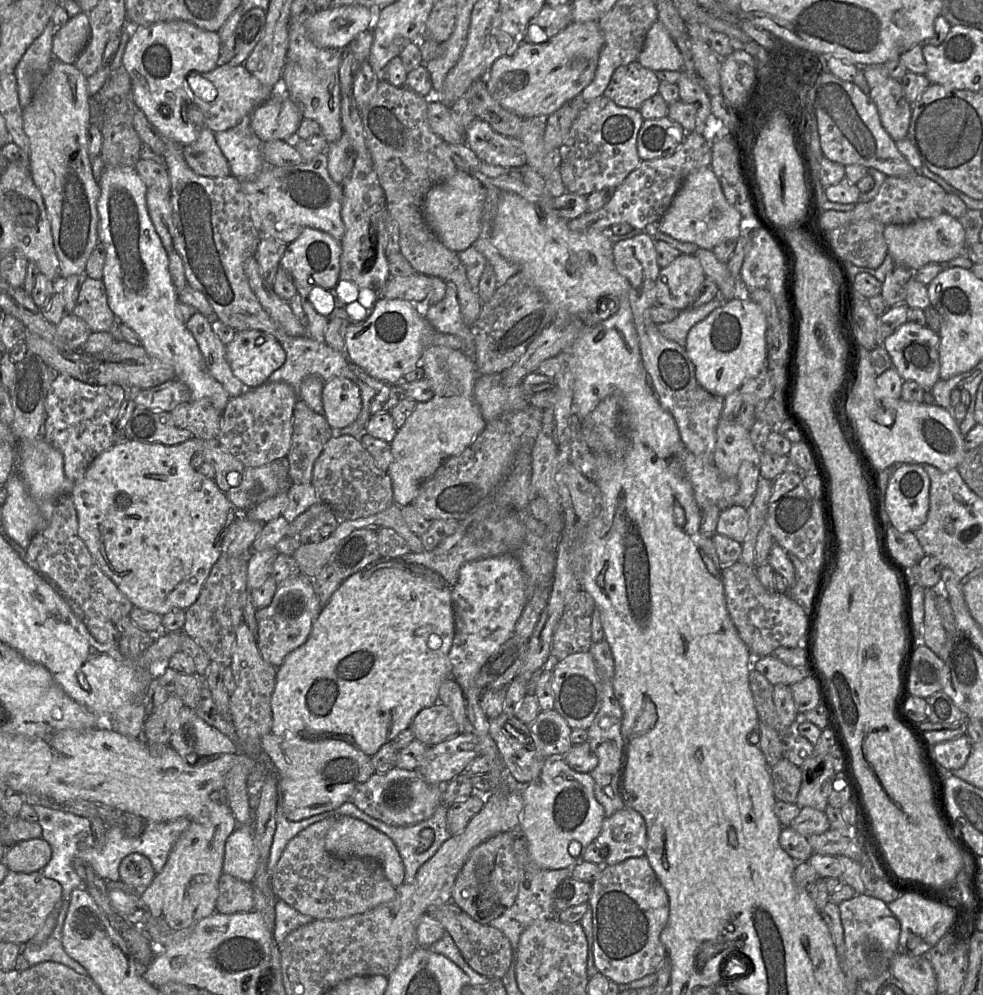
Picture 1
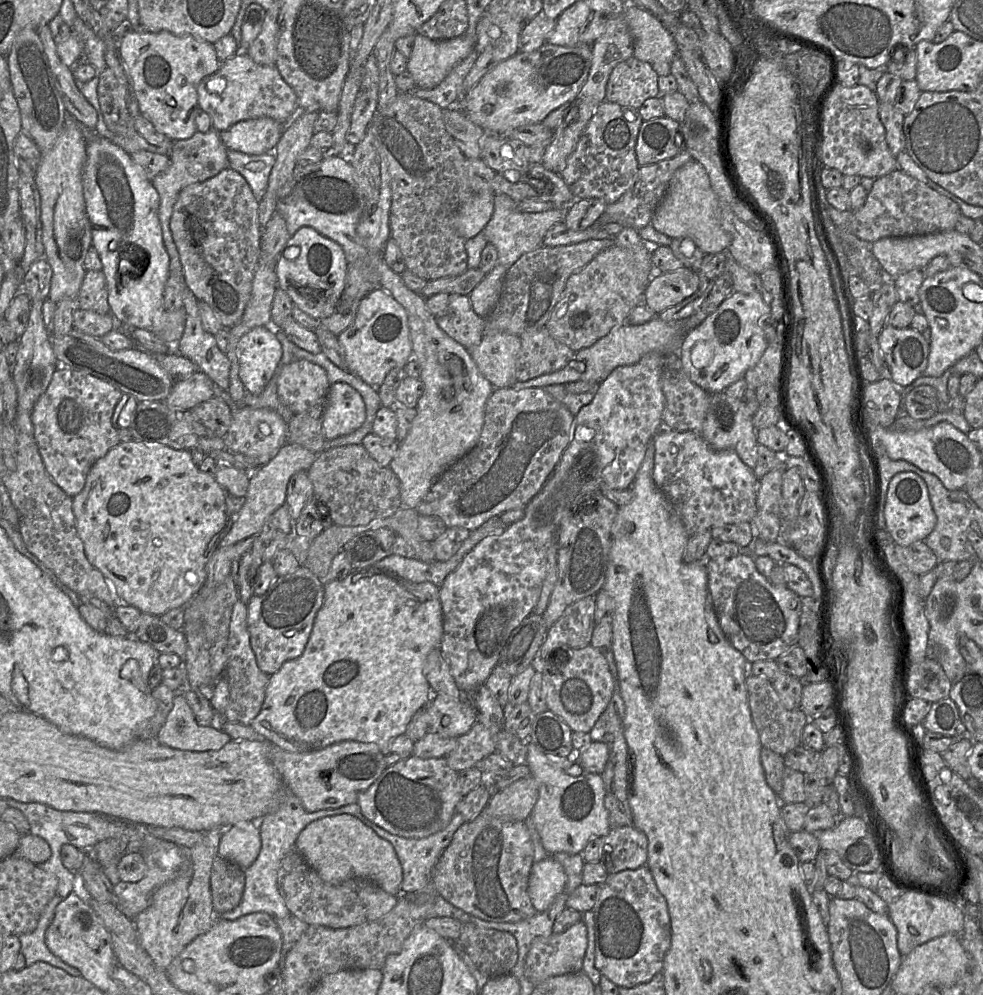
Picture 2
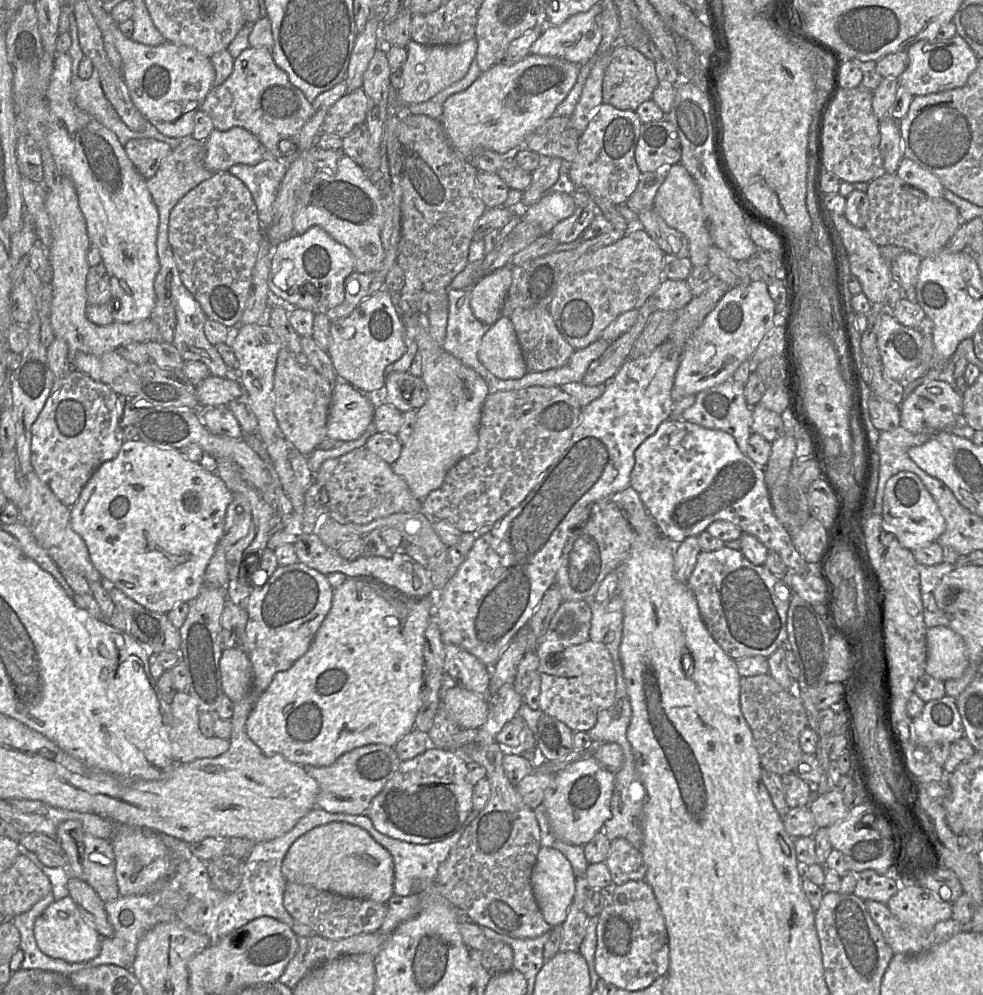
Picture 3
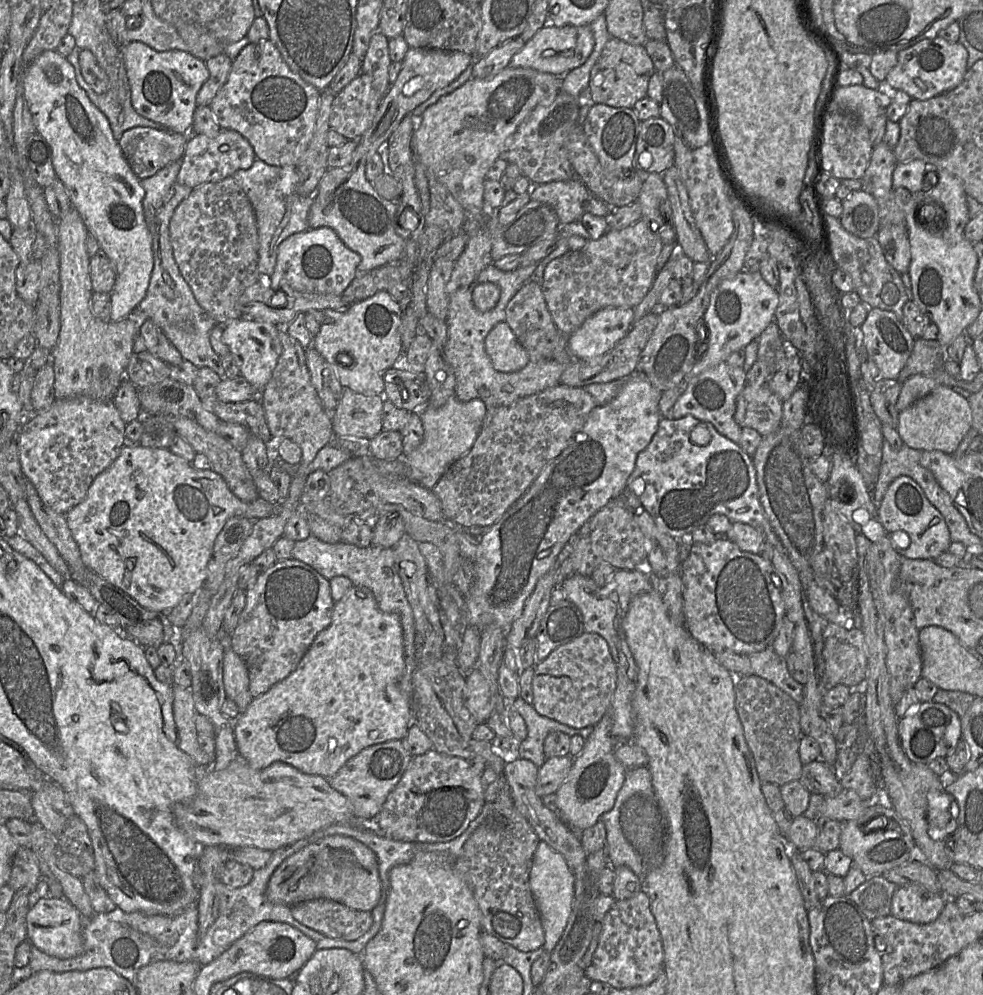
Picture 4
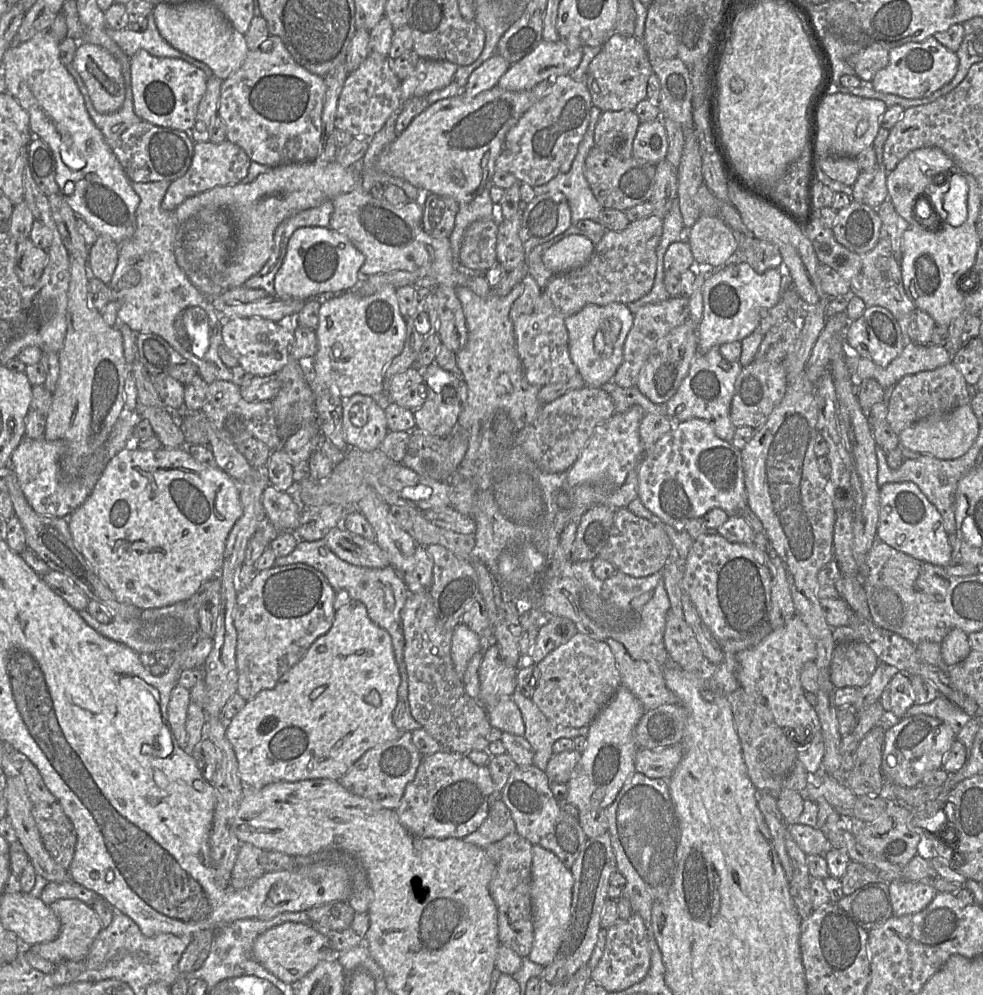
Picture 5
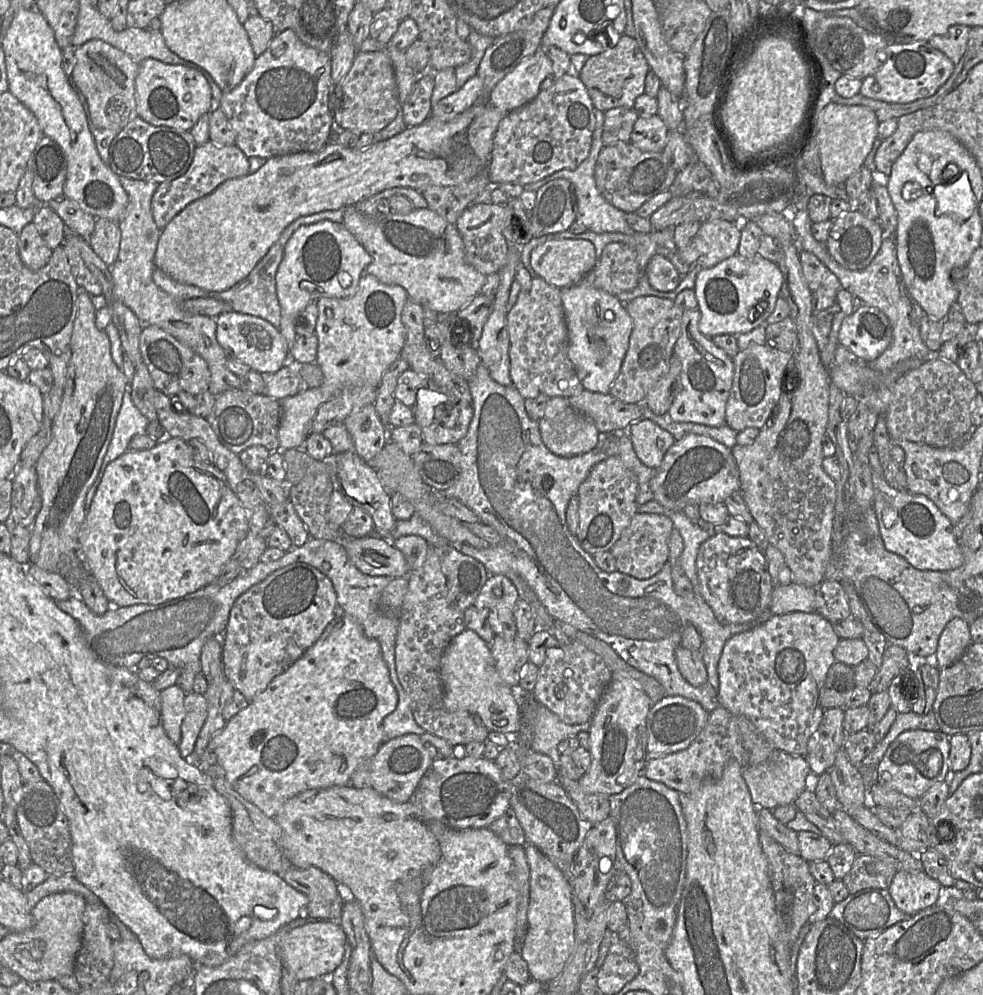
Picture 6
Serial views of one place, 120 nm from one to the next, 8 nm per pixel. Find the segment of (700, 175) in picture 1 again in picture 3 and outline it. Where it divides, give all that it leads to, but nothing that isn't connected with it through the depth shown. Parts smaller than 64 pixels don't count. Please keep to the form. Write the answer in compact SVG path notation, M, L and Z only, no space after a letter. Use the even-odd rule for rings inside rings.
M680 162L672 165L661 184L654 208L668 226L684 234L689 241L689 260L693 267L705 266L708 263L708 252L713 240L708 229L708 221L701 204L698 185Z

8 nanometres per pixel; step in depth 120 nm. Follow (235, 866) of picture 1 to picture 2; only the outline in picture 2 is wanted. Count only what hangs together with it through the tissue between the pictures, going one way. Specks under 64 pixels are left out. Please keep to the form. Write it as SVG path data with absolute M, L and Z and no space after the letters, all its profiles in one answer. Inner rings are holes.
M259 820L240 821L223 830L218 856L244 870L255 862L260 849Z

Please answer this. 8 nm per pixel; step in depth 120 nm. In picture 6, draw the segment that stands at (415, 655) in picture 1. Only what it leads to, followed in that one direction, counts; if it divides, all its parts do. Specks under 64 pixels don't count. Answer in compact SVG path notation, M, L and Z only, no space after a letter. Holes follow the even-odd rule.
M345 613L341 617L334 617L319 639L295 663L273 678L267 688L257 694L246 708L226 721L222 730L209 742L208 748L216 754L233 788L243 798L259 807L268 817L275 818L283 805L299 793L310 789L349 785L357 767L375 755L383 744L383 719L396 708L397 703L398 694L390 679L389 669L383 659L379 642L366 636L361 625L351 615Z

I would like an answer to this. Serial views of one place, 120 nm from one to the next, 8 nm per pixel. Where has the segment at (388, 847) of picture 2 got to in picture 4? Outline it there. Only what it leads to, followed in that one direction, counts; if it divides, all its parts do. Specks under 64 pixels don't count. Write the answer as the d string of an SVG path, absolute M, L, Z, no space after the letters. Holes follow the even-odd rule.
M329 835L286 858L269 879L266 896L273 903L293 906L328 899L351 909L371 912L381 897L376 855L360 841L342 835Z

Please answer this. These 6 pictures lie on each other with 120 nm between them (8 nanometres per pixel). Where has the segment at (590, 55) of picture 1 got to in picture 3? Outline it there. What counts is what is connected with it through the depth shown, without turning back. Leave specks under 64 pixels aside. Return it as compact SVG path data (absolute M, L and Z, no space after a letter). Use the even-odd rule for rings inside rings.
M529 54L524 59L520 60L517 63L498 64L491 67L489 70L482 72L478 77L478 79L466 90L463 90L461 92L458 92L449 96L444 102L443 114L440 120L451 146L463 158L469 161L473 156L473 154L476 152L476 150L483 149L483 148L493 150L501 155L514 154L520 147L523 146L528 136L530 136L537 128L539 128L548 119L550 119L553 116L556 107L567 97L567 95L575 85L578 74L579 74L579 70L580 70L579 64L567 61L563 58Z

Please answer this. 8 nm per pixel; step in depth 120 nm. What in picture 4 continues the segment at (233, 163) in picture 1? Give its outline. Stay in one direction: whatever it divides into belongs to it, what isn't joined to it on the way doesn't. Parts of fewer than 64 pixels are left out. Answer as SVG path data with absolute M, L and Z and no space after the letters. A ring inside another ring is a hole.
M257 158L249 169L237 170L232 177L249 198L255 212L259 240L259 281L266 281L274 272L280 243L294 233L310 229L308 215L314 195L304 196L296 192L296 167L273 166Z

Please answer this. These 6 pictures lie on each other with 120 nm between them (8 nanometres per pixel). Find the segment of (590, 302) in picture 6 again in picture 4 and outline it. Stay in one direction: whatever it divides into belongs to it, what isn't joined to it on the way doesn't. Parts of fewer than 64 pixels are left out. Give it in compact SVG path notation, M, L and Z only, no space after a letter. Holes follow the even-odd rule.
M633 308L601 309L568 336L568 351L574 361L601 357L626 336L633 323Z

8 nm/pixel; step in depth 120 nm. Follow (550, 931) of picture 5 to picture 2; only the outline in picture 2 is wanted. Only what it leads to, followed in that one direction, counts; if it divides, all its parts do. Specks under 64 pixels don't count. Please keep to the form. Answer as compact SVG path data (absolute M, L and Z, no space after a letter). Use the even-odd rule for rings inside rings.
M552 858L532 865L528 894L536 911L545 911L552 905L555 898L564 890L566 880L563 866Z

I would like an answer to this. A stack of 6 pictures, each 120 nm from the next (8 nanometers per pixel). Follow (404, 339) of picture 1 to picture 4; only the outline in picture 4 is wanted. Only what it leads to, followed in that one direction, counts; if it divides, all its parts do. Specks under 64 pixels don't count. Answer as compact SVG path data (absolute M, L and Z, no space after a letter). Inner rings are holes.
M378 291L373 296L355 302L345 309L319 310L324 314L324 319L319 332L312 336L311 347L313 347L329 364L337 376L343 388L364 395L383 395L385 372L398 364L403 355L403 346L399 334L402 311L392 296L387 291ZM506 322L498 323L485 338L485 350L495 370L517 372L529 362L528 355Z

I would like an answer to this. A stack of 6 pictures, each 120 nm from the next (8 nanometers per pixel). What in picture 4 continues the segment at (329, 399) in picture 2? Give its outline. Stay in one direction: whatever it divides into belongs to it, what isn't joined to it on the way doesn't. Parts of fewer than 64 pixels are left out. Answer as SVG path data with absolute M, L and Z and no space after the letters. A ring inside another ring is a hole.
M342 387L332 417L335 436L371 440L382 430L383 395L364 395Z

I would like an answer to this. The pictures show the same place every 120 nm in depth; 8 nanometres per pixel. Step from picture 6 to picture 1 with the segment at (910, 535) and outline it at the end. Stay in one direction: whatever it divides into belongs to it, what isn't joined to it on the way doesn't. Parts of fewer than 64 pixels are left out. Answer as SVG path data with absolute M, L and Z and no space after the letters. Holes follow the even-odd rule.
M921 464L899 466L886 489L889 524L899 532L914 532L923 525L930 507L930 486L930 477Z

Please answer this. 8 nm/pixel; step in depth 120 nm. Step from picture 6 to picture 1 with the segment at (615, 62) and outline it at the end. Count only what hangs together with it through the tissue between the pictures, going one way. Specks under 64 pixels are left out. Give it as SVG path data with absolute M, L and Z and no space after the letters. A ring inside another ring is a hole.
M633 61L614 71L603 95L619 107L639 110L645 100L658 93L659 83L653 70Z

